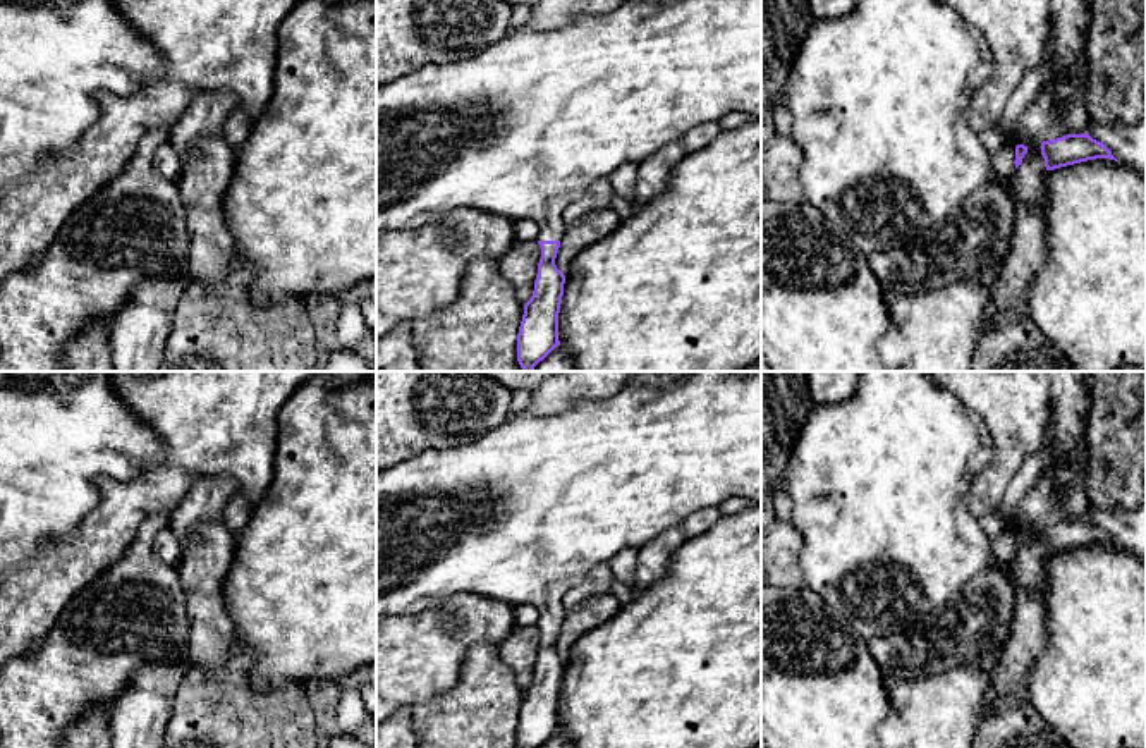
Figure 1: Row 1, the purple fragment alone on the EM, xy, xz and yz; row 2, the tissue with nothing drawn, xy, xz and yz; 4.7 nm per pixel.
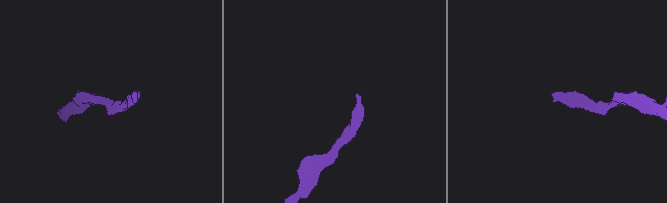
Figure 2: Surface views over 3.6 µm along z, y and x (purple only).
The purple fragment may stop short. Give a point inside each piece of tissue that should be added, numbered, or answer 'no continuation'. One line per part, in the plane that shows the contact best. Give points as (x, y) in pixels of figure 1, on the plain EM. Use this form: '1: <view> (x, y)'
1: xz (521, 515)

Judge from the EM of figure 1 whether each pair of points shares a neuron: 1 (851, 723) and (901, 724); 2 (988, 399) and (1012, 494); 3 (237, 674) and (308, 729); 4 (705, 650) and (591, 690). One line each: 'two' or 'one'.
1: two
2: two
3: one
4: one

